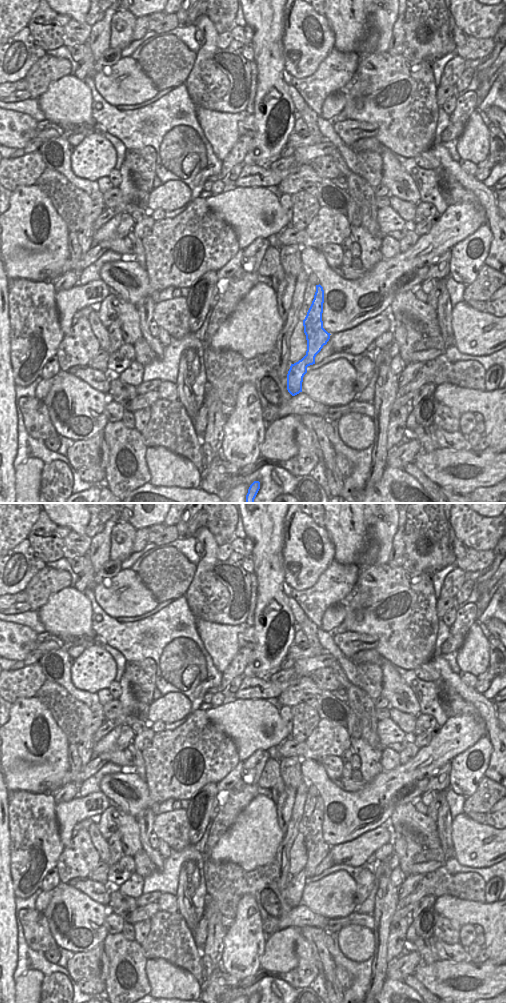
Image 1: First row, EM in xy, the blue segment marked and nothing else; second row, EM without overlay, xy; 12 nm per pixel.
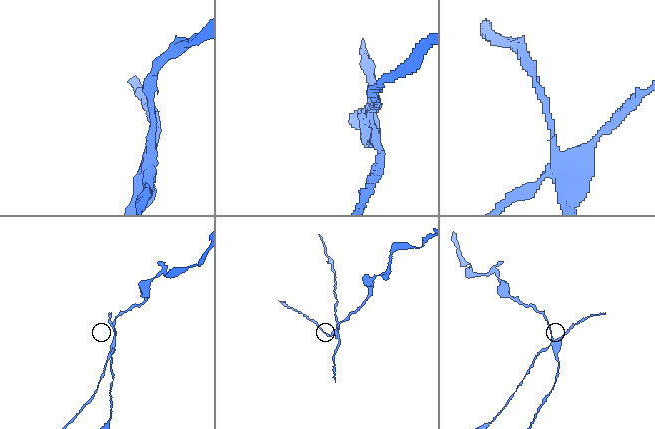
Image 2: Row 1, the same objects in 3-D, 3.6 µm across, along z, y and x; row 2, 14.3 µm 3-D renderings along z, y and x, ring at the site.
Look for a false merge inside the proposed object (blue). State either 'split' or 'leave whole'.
split

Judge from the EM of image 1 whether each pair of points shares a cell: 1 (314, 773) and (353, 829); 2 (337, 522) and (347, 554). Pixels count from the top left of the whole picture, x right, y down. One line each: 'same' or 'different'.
1: same
2: same

